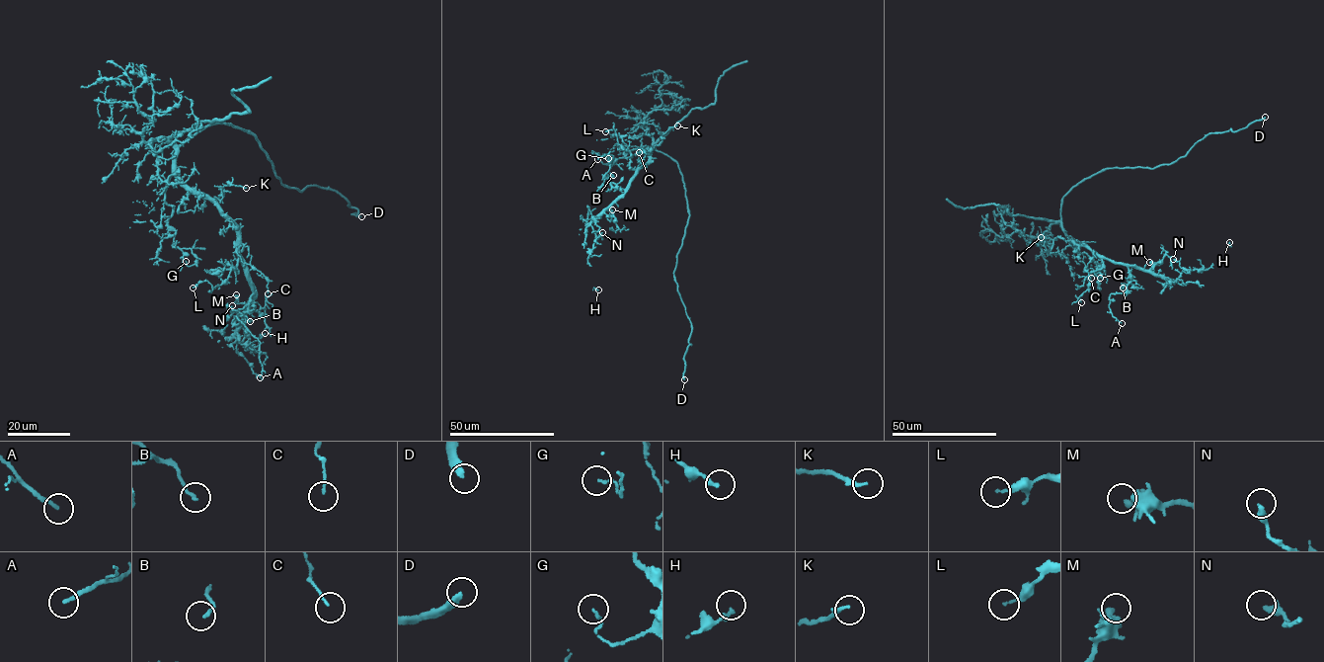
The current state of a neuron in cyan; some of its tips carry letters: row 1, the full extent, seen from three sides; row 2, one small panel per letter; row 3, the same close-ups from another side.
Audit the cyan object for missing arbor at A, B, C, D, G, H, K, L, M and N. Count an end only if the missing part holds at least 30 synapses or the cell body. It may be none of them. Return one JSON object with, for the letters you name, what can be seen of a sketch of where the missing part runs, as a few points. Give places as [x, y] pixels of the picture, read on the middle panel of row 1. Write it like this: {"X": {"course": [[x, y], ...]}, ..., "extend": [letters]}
{"D": {"course": [[684, 379], [691, 383], [669, 402], [666, 407], [668, 409]]}, "extend": ["D"]}

